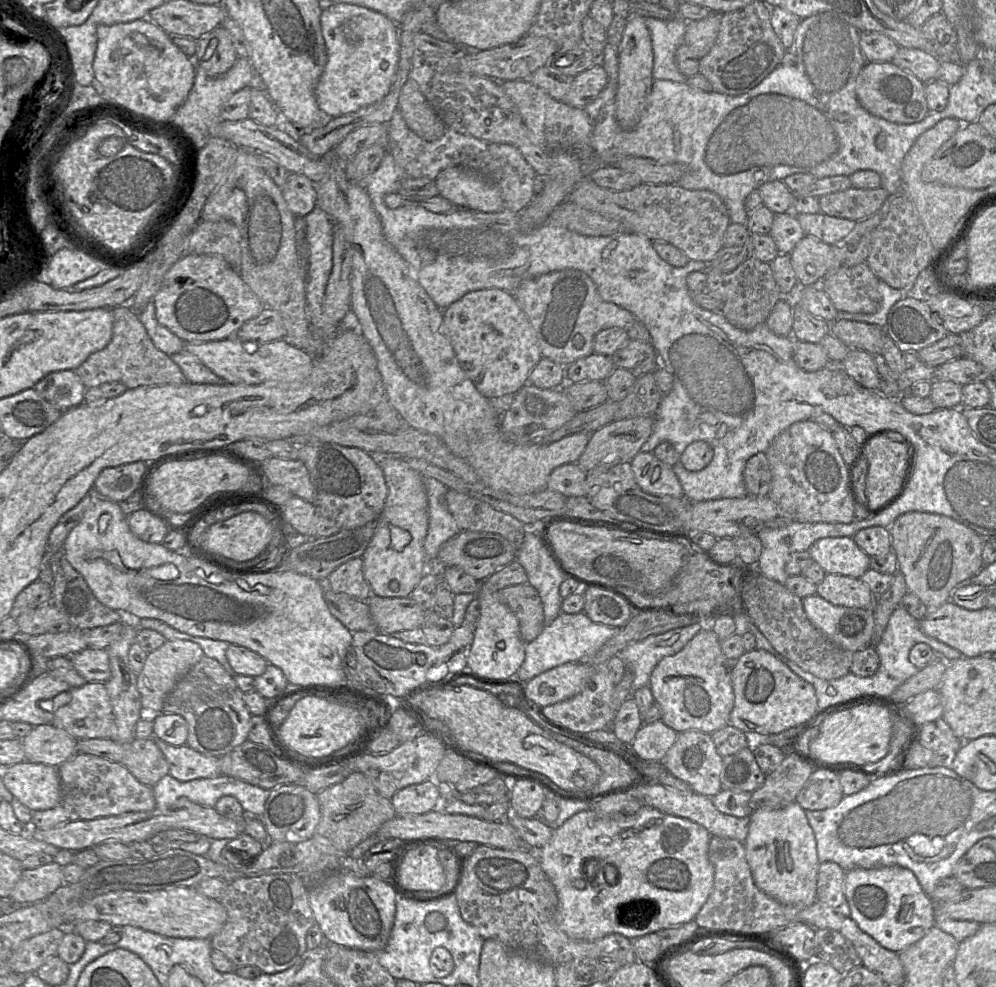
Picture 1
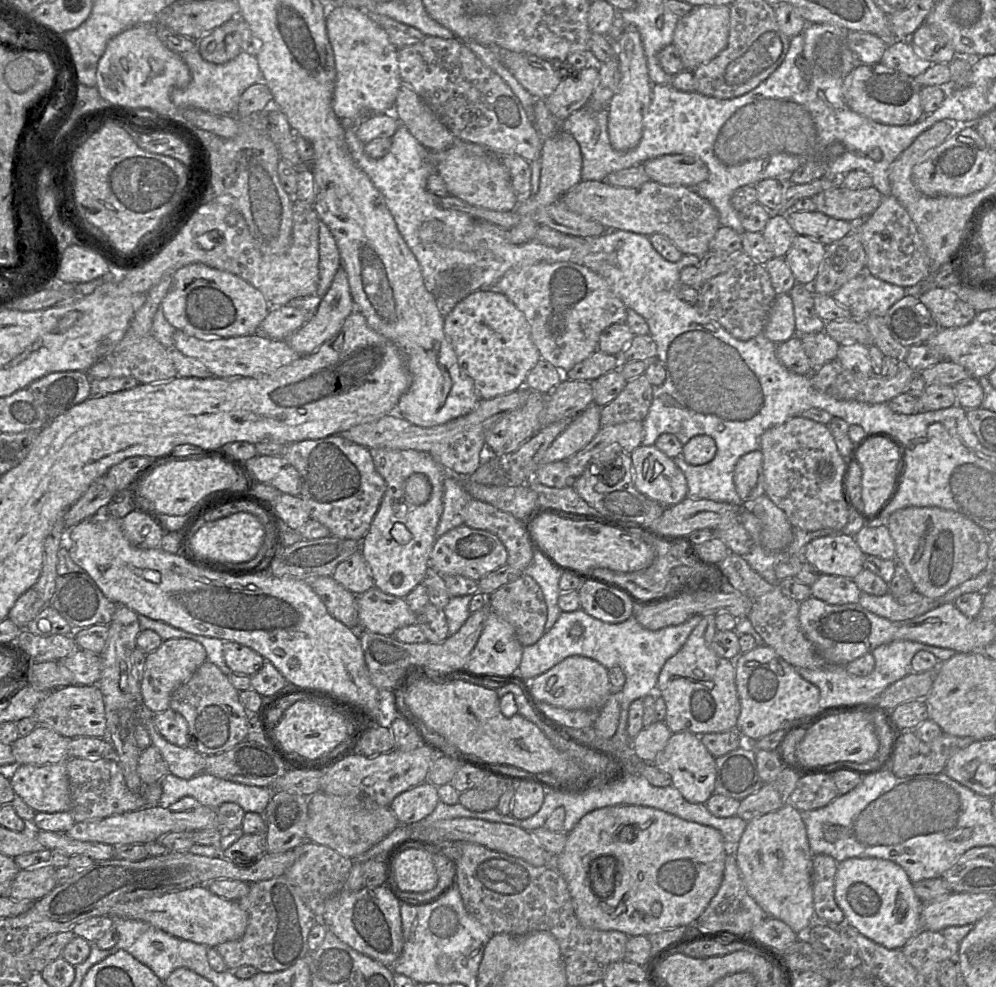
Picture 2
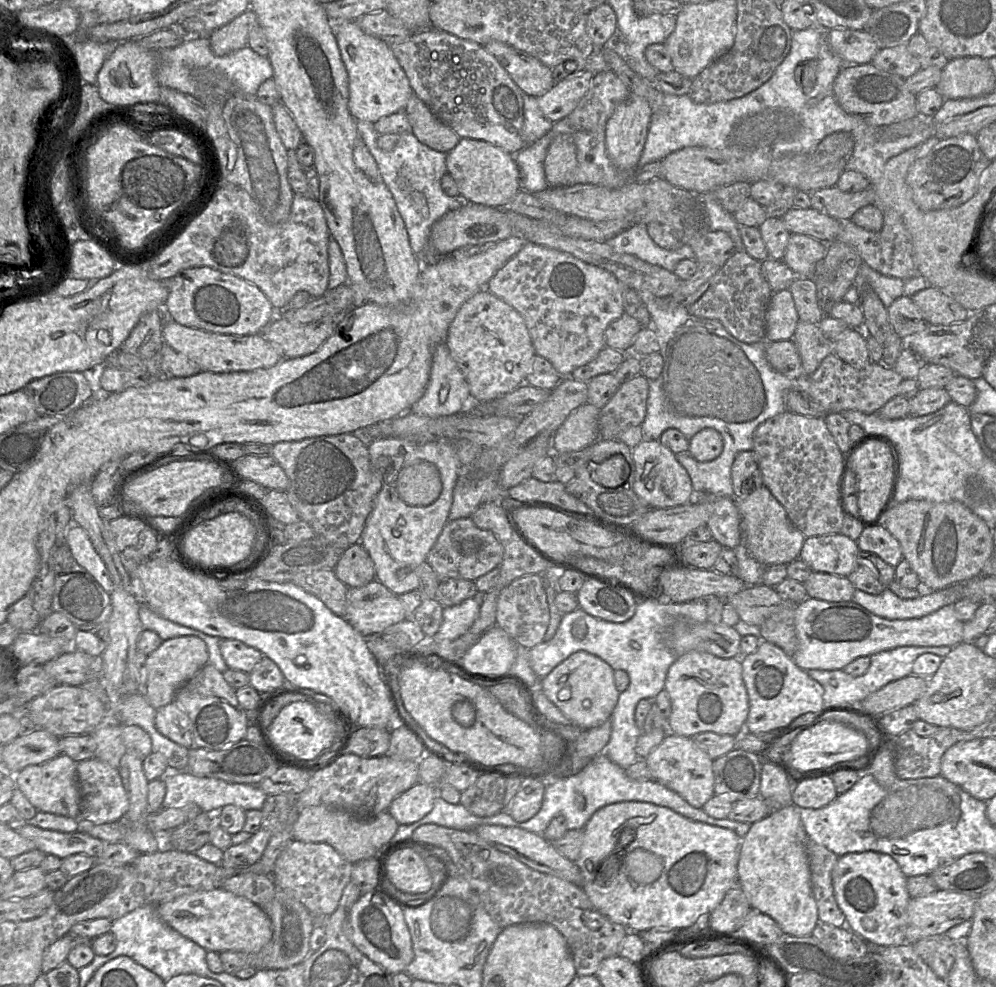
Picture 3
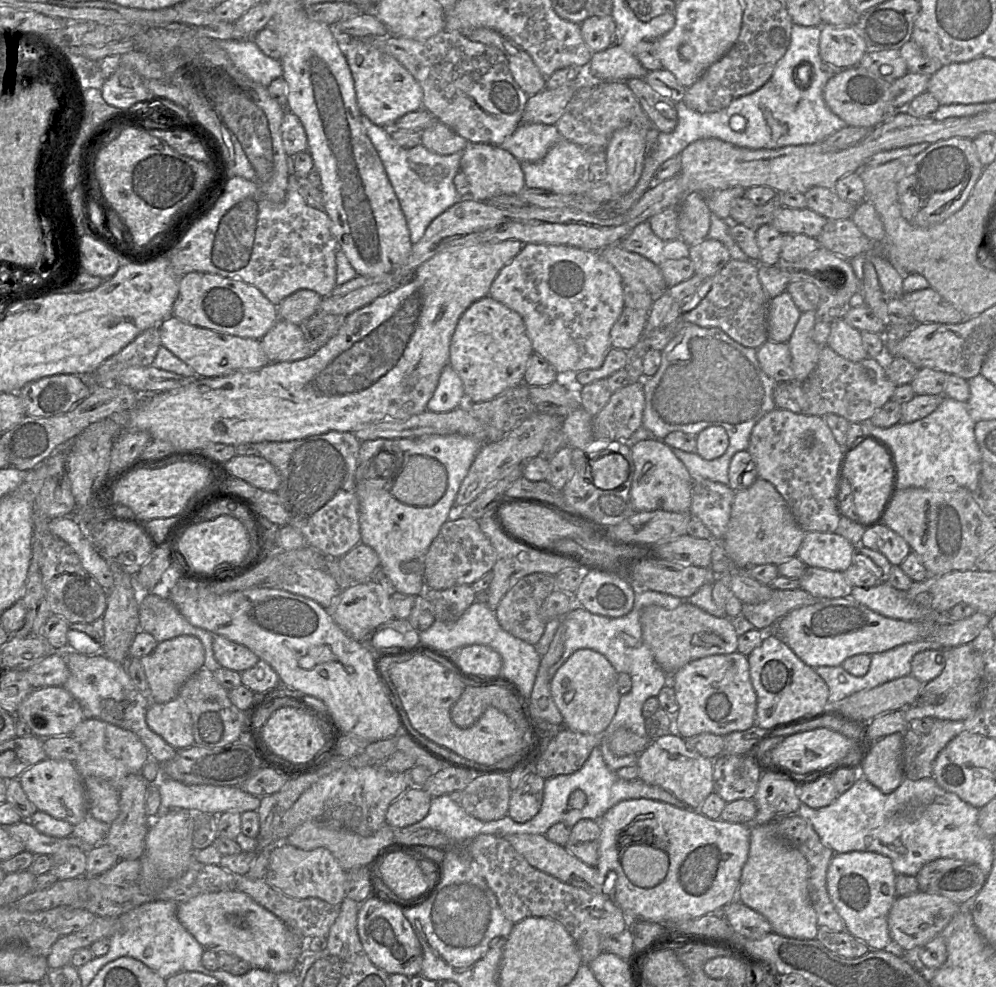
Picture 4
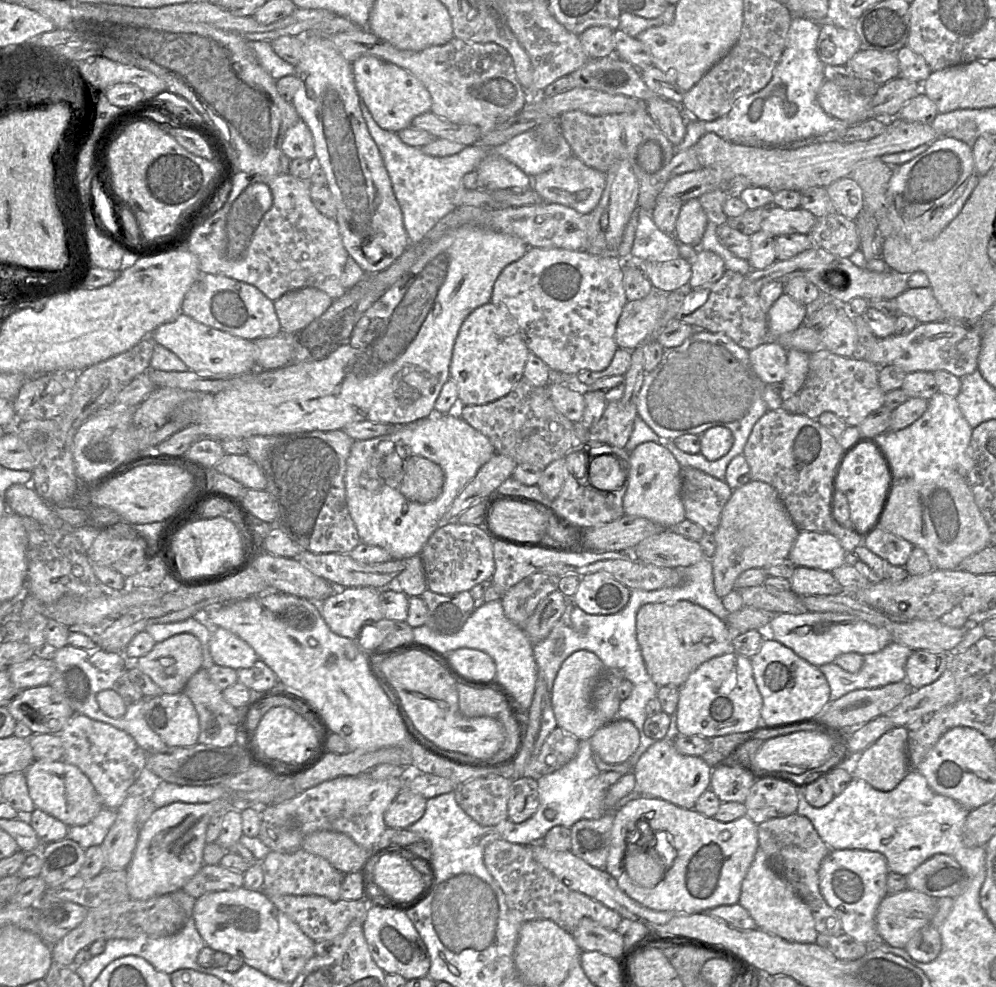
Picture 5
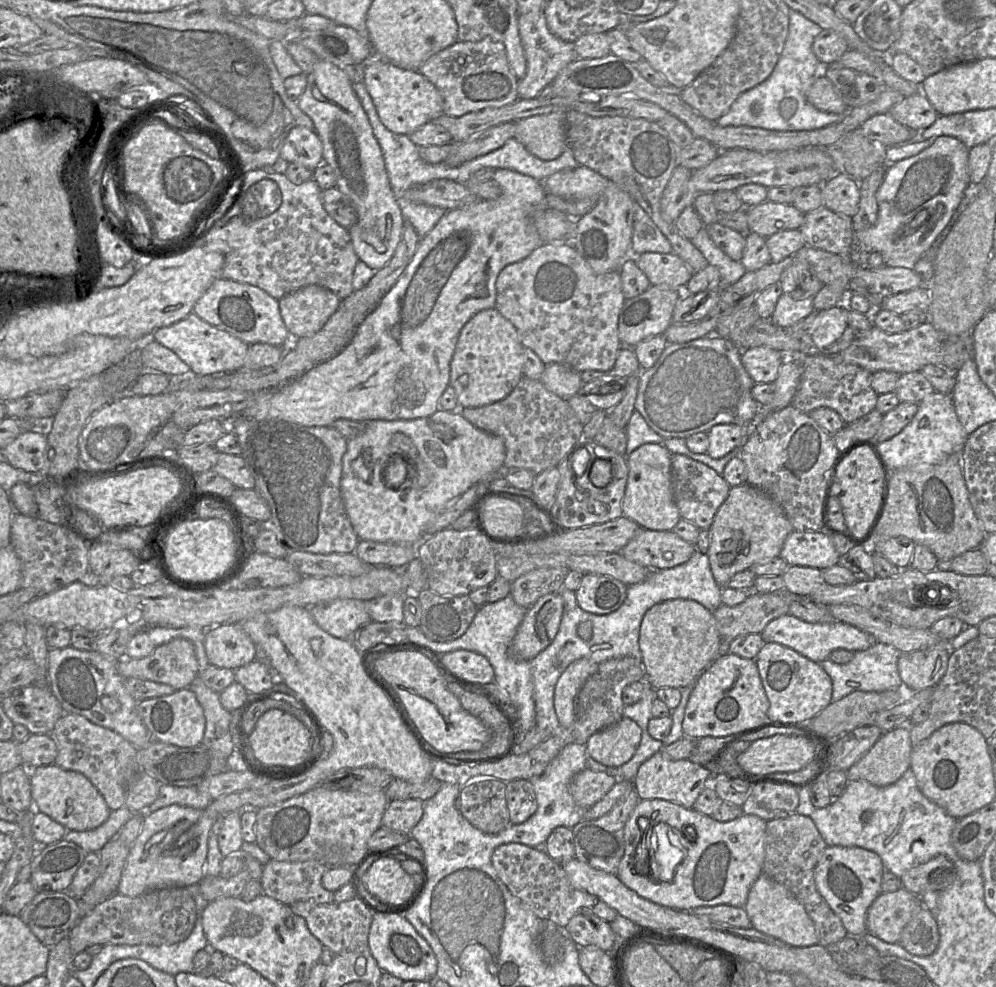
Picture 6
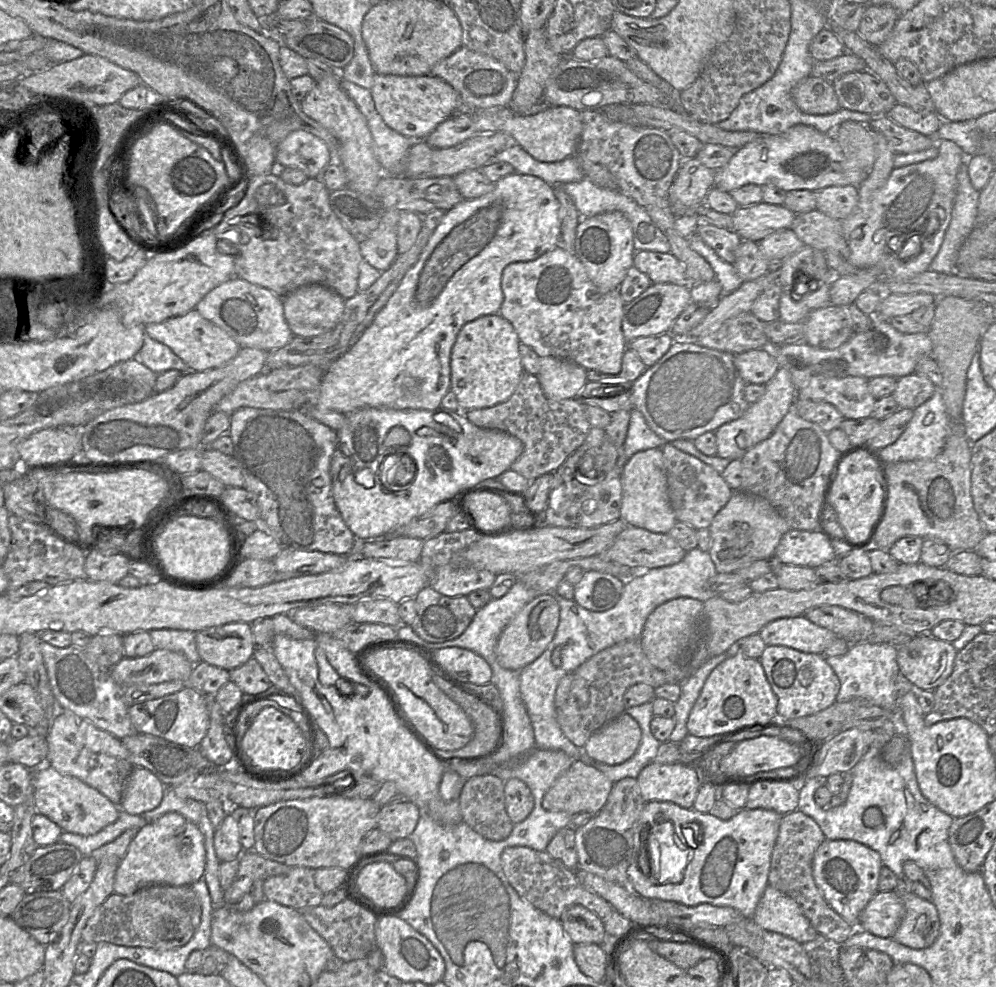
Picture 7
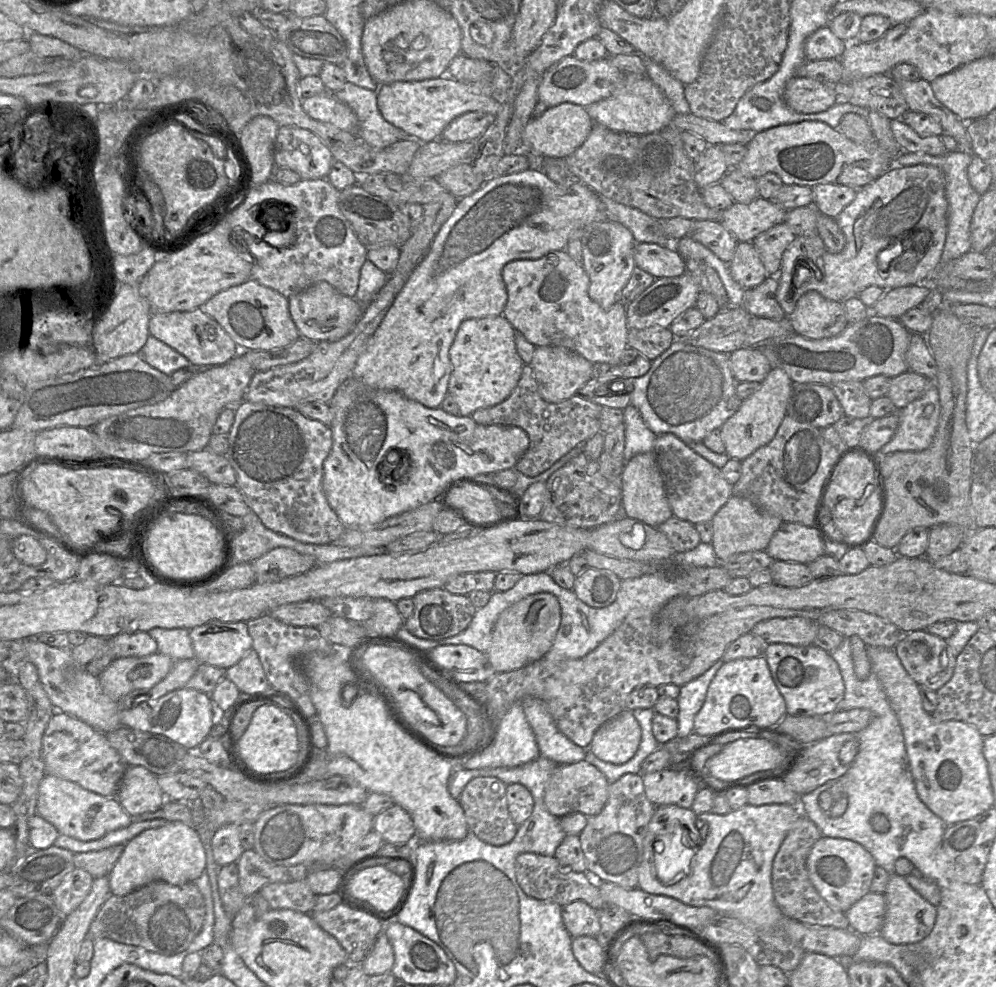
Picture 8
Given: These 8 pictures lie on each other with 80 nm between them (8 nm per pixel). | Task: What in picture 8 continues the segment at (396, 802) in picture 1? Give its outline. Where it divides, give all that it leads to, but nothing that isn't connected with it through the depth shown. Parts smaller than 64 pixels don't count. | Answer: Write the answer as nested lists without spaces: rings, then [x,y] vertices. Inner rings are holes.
[[[398,804],[374,817],[373,830],[378,832],[386,843],[412,843],[416,839],[412,817]]]

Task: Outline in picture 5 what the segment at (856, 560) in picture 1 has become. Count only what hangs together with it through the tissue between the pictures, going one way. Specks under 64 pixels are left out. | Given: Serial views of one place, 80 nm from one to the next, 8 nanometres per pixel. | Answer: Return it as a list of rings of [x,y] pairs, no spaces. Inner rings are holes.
[[[800,531],[788,559],[797,567],[832,572],[845,565],[846,553],[831,533]]]

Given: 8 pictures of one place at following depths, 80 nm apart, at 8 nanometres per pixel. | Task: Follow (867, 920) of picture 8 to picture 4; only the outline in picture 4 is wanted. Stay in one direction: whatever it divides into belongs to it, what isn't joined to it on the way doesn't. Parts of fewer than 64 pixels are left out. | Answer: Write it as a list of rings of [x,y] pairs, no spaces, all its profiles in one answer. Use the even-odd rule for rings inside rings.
[[[918,891],[898,896],[888,914],[888,928],[893,947],[904,951],[918,948],[938,935],[960,911],[960,905],[947,897]]]

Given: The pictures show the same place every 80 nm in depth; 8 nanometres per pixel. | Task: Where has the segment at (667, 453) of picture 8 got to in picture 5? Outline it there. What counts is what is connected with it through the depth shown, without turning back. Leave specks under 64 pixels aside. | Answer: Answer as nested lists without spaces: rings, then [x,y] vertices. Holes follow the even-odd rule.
[[[681,467],[681,500],[685,518],[713,534],[732,489],[722,480],[691,467]]]

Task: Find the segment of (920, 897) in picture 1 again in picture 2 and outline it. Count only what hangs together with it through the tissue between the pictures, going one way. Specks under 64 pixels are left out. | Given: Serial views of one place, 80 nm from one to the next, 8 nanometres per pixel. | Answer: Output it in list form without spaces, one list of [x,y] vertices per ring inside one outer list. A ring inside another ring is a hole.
[[[849,858],[838,863],[835,900],[848,924],[887,949],[901,949],[921,931],[920,915],[924,903],[915,894],[906,871],[893,861]]]

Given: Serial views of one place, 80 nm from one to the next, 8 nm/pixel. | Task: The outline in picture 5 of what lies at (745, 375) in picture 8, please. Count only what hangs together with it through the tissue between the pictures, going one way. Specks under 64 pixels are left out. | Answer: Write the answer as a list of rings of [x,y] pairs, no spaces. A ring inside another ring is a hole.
[[[766,341],[749,351],[752,367],[765,384],[783,382],[787,372],[787,351],[776,341]]]

